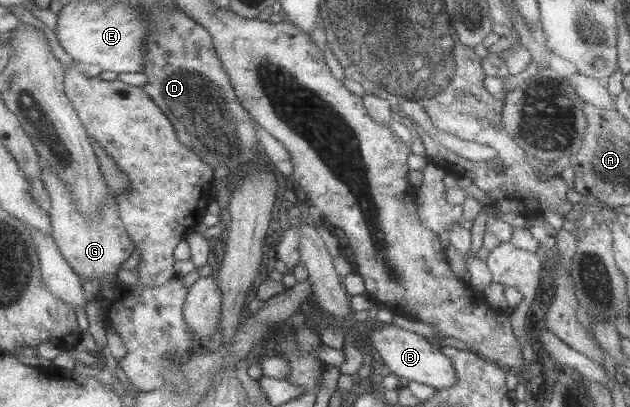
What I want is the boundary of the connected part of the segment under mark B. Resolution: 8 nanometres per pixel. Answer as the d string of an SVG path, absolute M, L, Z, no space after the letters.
M393 323L384 324L378 330L371 330L371 325L365 325L367 335L370 337L372 346L378 351L384 364L398 378L406 378L414 382L427 384L435 389L449 387L456 382L455 368L452 362L433 342L428 342L424 337L414 334L405 328L400 328Z

